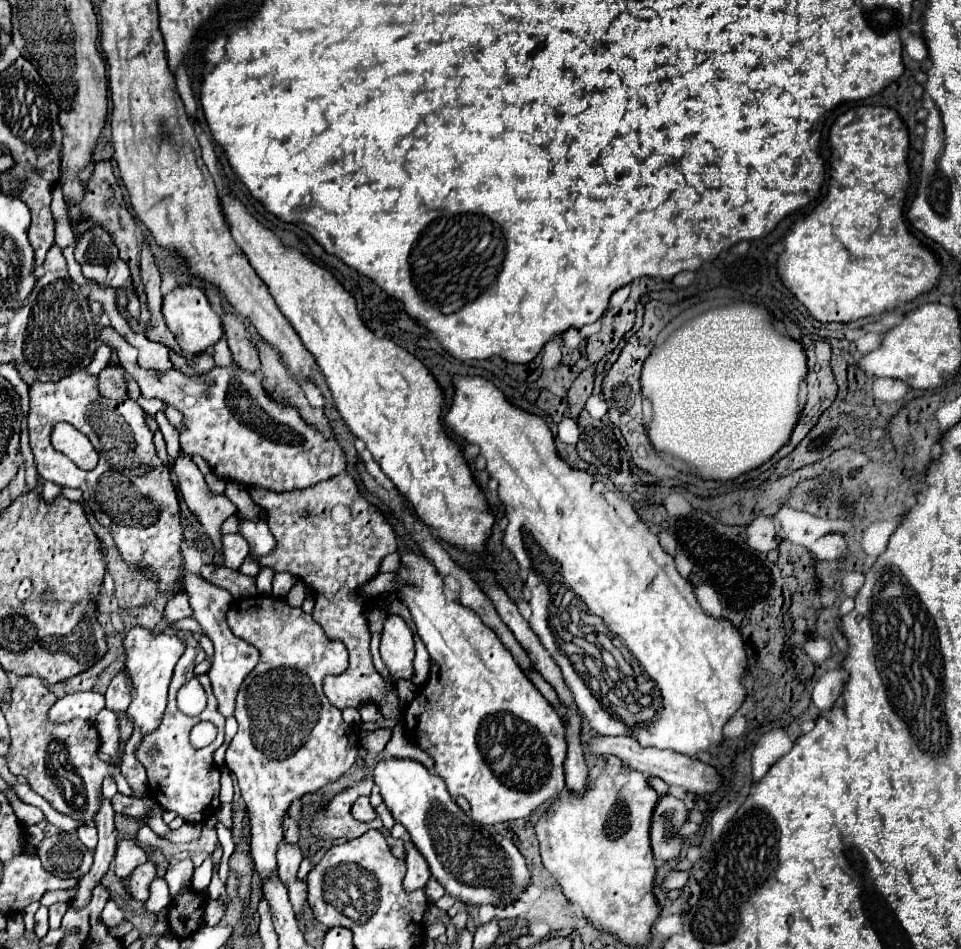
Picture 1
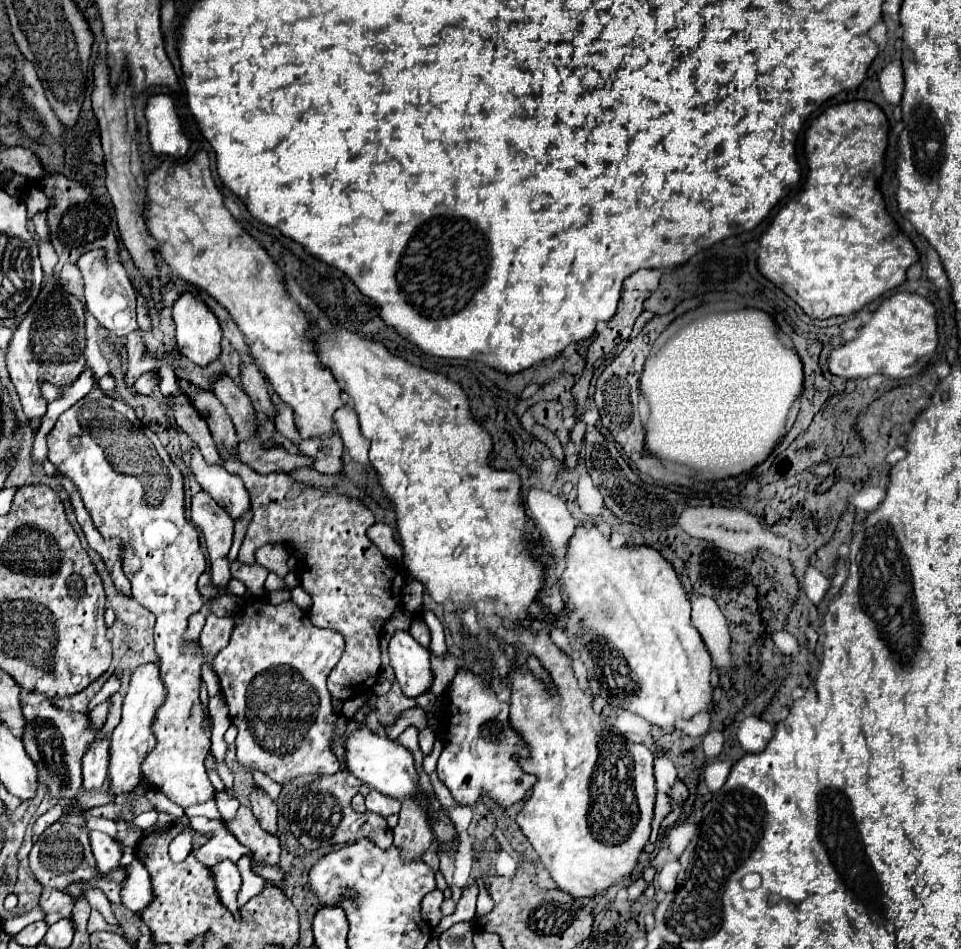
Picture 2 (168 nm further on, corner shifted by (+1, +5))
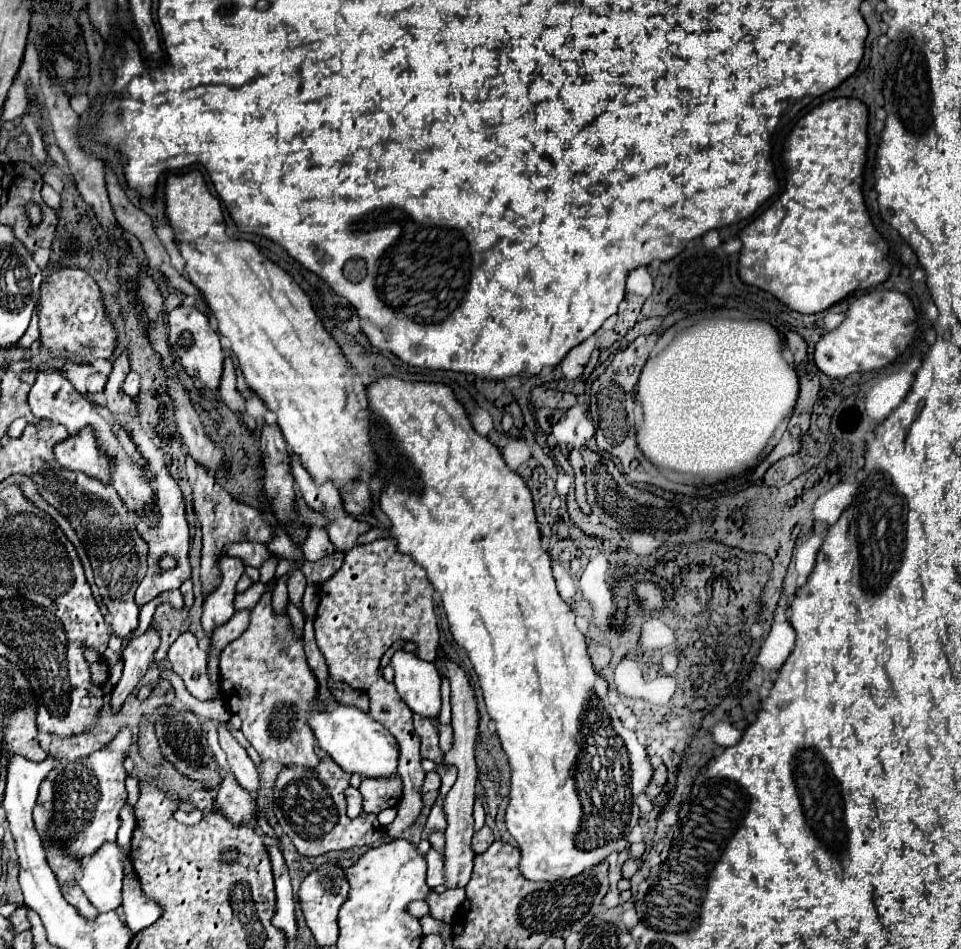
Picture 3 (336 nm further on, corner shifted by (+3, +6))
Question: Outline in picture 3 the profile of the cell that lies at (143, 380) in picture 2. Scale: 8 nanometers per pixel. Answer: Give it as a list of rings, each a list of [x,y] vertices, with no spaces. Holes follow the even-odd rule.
[[[129,372],[127,378],[125,378],[125,382],[123,382],[123,386],[121,386],[121,390],[123,390],[127,396],[135,398],[135,396],[139,394],[139,374]]]

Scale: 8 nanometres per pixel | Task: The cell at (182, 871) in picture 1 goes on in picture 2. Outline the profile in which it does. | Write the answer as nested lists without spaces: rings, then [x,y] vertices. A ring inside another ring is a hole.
[[[183,815],[183,817],[177,817],[173,823],[177,823],[177,825],[183,825],[183,831],[171,841],[171,845],[169,845],[169,855],[171,855],[171,859],[175,861],[175,863],[179,863],[179,861],[183,861],[187,855],[189,855],[189,851],[191,851],[191,845],[193,845],[193,827],[191,827],[191,823],[189,823],[189,817],[187,815]]]

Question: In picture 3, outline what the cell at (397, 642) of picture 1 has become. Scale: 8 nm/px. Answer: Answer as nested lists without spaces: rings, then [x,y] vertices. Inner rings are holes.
[[[395,652],[391,658],[395,686],[403,702],[423,718],[435,718],[441,712],[441,676],[433,662],[419,660],[409,652]]]

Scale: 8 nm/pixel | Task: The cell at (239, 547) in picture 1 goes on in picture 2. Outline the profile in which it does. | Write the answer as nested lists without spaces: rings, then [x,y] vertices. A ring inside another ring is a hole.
[[[233,561],[233,563],[231,563],[231,575],[233,575],[233,579],[243,581],[253,595],[261,597],[261,595],[265,593],[263,583],[265,583],[267,571],[261,569],[257,563],[255,563],[255,565],[243,565],[243,563],[239,563],[239,561]]]

